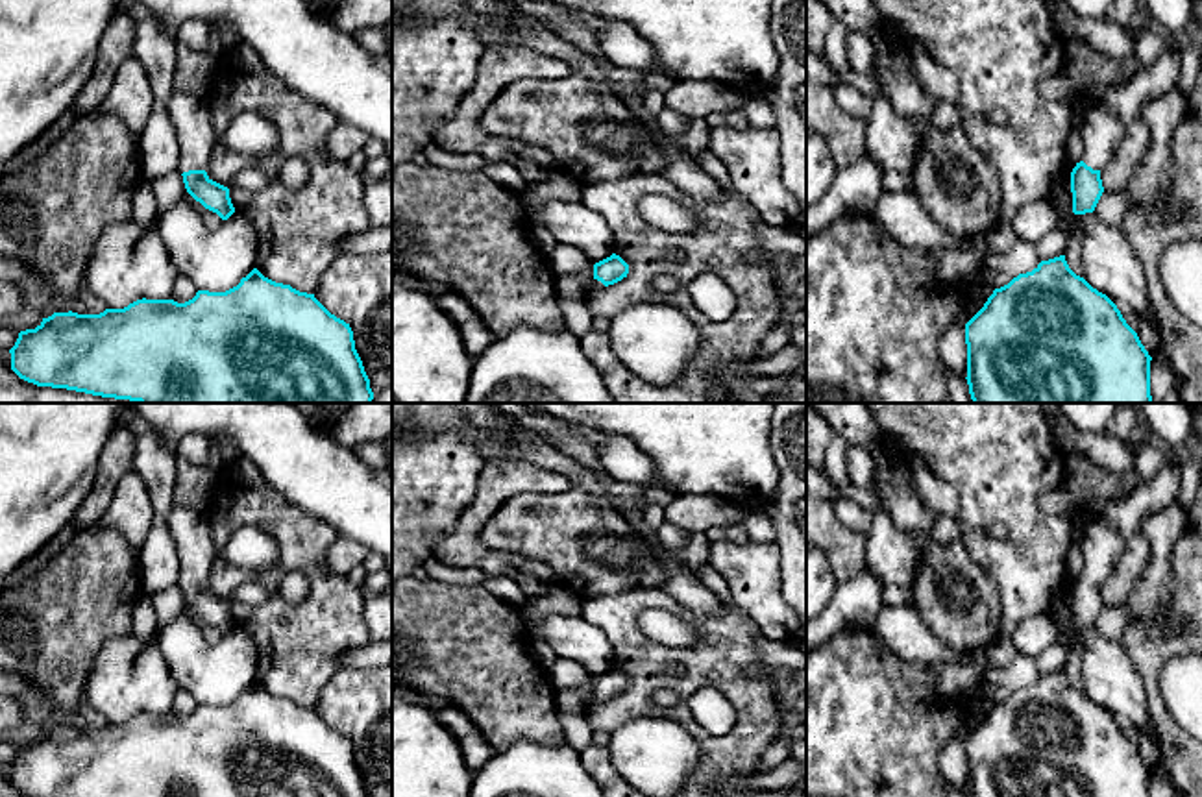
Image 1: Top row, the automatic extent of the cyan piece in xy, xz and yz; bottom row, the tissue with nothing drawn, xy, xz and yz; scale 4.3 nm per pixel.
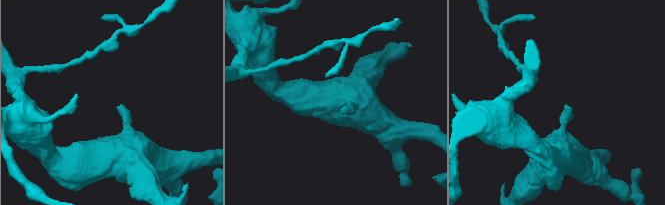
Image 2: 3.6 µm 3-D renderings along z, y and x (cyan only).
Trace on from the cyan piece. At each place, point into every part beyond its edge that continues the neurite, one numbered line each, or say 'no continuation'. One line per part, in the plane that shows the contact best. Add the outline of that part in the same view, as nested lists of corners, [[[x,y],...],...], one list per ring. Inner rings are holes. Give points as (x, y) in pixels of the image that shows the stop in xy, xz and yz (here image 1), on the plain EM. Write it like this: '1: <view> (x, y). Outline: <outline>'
1: xy (189, 527). Outline: [[[174,505],[166,525],[176,542],[181,564],[178,586],[207,584],[215,560],[215,544],[211,540],[207,514]]]

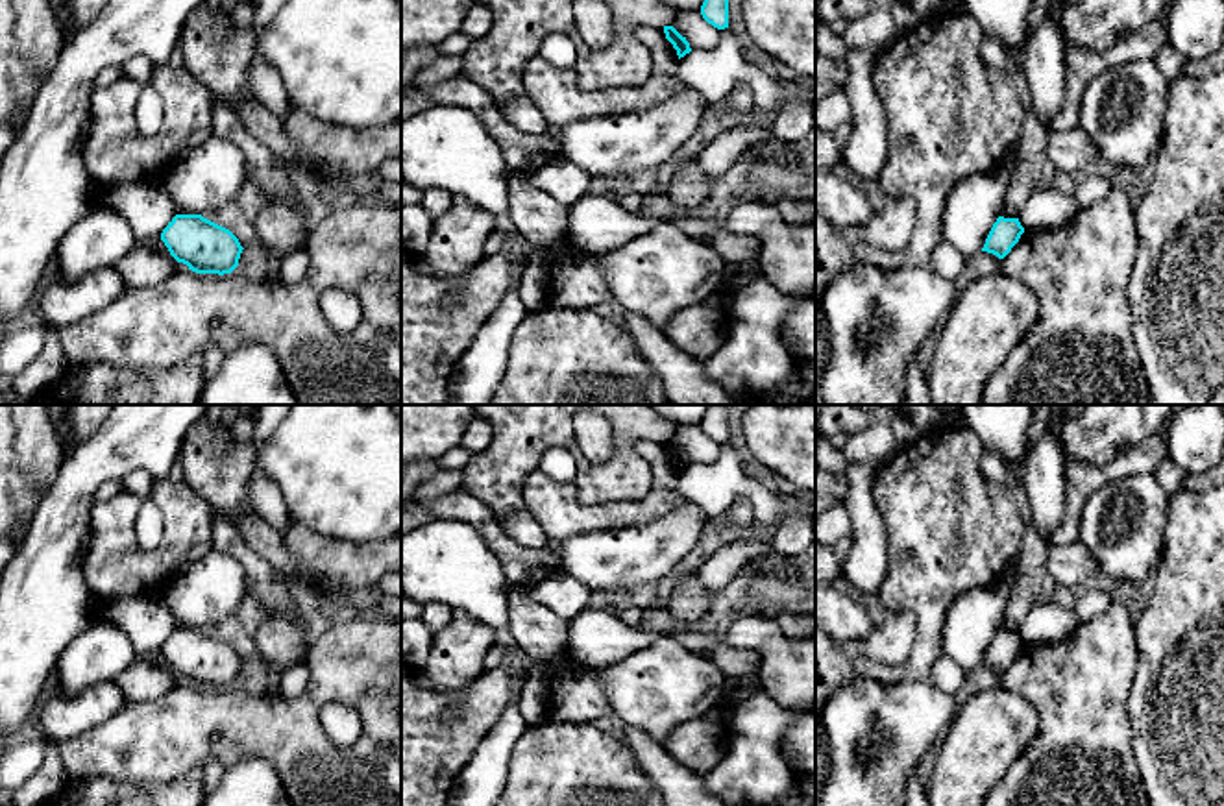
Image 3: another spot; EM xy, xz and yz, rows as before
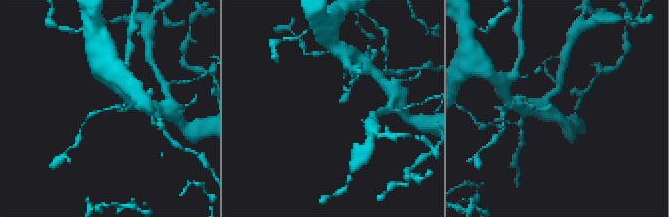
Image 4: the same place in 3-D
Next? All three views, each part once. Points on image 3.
no continuation

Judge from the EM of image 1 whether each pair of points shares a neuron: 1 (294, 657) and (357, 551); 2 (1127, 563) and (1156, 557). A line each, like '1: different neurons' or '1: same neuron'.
1: different neurons
2: different neurons

